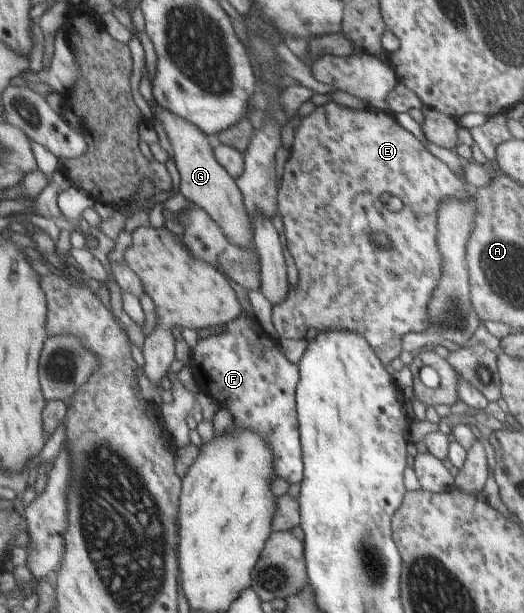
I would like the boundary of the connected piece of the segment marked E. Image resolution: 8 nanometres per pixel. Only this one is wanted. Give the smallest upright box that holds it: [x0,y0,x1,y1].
[271,101,470,365]

